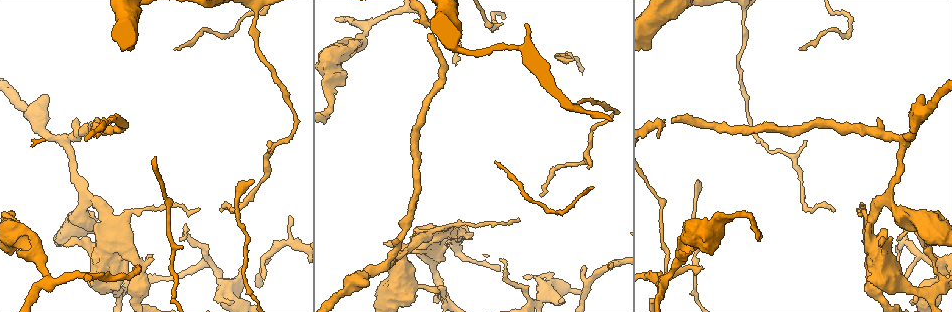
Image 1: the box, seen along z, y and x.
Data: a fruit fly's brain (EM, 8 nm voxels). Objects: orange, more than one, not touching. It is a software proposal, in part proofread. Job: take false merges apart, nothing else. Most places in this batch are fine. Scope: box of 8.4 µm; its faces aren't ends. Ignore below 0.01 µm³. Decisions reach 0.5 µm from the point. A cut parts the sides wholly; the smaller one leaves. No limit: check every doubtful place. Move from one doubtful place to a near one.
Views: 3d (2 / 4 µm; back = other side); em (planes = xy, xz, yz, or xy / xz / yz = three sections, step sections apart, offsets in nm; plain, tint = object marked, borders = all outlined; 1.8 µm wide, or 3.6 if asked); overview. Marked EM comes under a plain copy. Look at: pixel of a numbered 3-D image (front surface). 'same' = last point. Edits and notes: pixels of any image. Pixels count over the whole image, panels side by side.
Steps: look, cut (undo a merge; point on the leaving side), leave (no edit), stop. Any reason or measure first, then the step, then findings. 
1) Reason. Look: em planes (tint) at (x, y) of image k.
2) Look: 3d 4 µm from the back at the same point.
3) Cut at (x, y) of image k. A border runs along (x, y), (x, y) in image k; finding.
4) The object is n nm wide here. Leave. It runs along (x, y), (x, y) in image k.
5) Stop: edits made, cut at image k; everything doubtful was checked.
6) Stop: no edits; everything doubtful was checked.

Three arms meet. Look: 3d 4 µm from the back at (48, 277) of image 1.

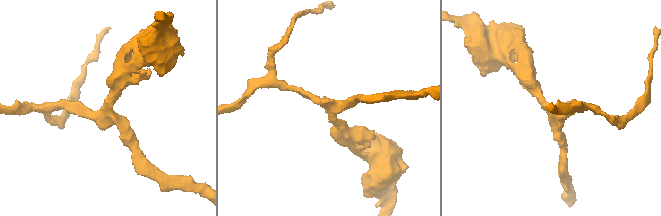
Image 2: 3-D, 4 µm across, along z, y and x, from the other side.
3 arms meet here. Look: em planes (borders) at (110, 110) of image 2.

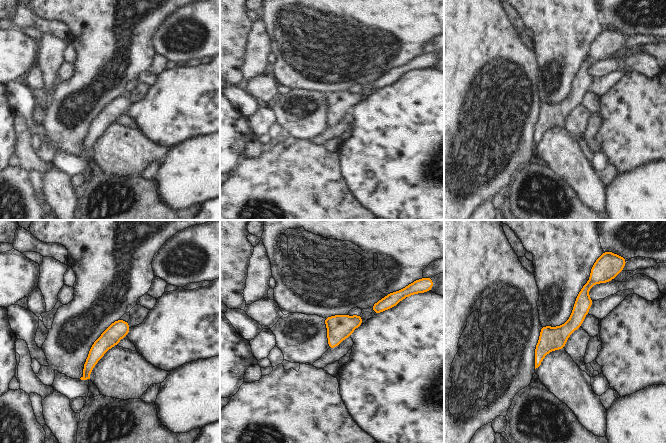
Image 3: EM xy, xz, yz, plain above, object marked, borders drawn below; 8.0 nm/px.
Leave. It runs along (590, 283), (577, 317), (537, 363) in image 3; all the same neuron.

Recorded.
Look: em 3.6 µm planes (tint) at (109, 237) of image 1.

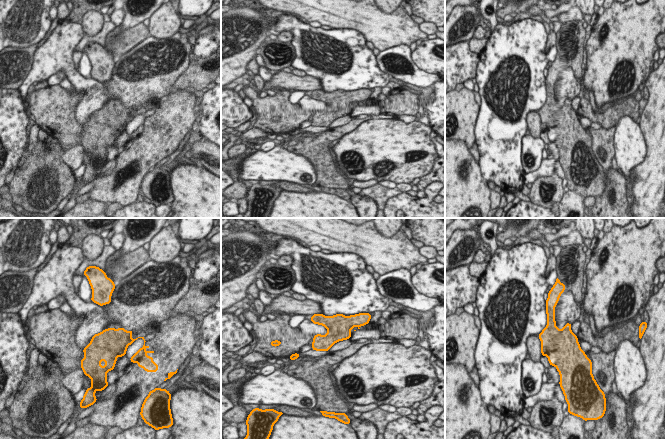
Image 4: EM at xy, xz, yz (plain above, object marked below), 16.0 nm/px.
Leave. Continuous, no second neuron.

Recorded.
Three-way junction. Look: em xz step 16 (tint) at (413, 246) of image 1.

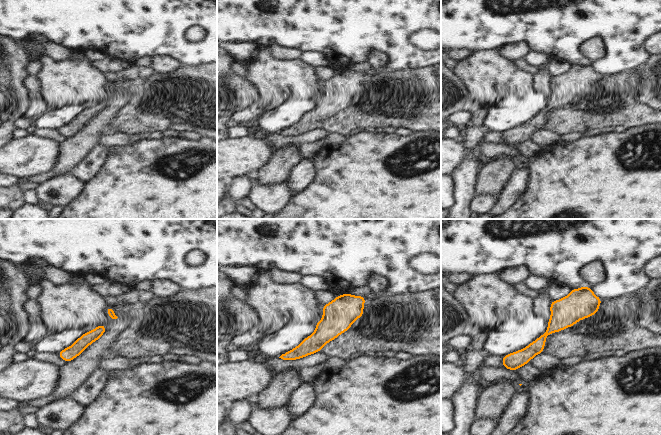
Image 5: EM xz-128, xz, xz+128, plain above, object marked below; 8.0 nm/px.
Cut it another way. Look: em planes (tint) at the same point.

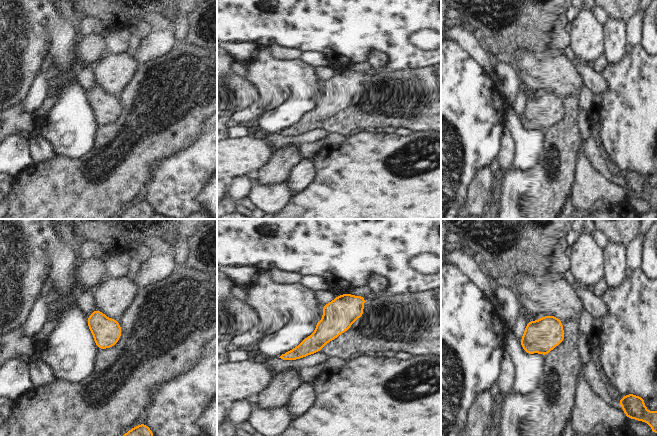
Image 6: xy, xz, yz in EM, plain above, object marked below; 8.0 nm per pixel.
Leave. It runs along (362, 299), (312, 344), (284, 356) in image 6; continuous, no second neuron.

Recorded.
Thick turns thin. Look: em planes (tint) at (388, 264) of image 1.

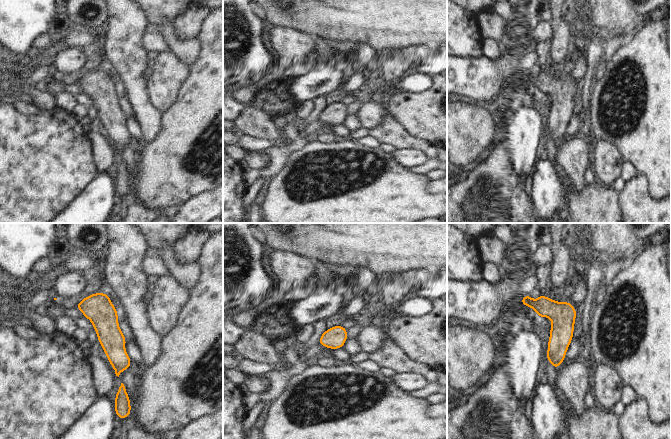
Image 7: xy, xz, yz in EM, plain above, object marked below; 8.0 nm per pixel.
Leave. It runs along (87, 299), (103, 315), (117, 371) in image 7; continuous, no second neuron.

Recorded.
Calibre changes. Look: em planes (tint) at (695, 202) of image 1.

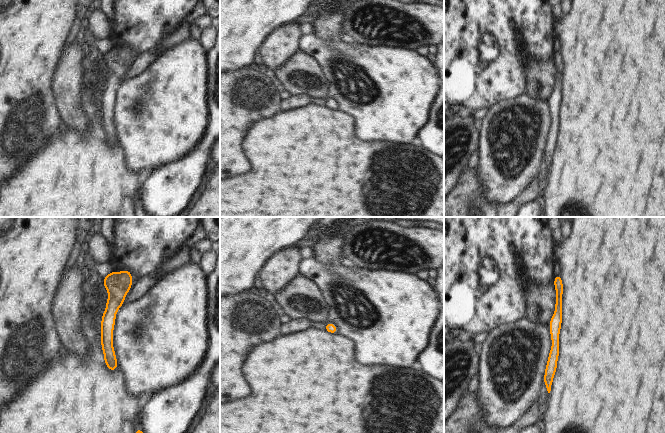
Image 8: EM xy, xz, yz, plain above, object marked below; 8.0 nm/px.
Leave. It runs along (558, 276), (555, 350), (548, 385) in image 8; continuous, no second neuron.

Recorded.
Thick turns thin. Look: em xy step 8 (tint) at (119, 295) of image 1.

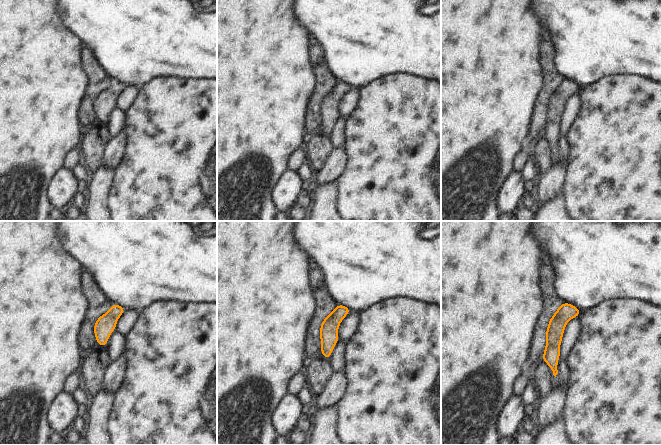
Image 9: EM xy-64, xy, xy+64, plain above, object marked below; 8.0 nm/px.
Look: em planes (tint) at the same point.

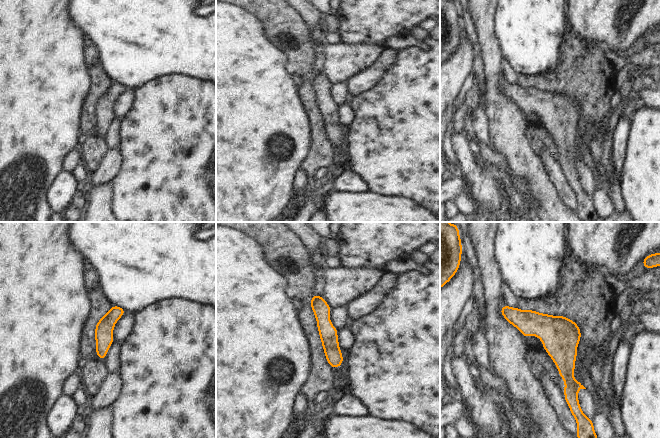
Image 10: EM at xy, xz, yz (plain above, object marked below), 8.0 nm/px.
Leave. One neuron here.

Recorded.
Stop: no edits; everything doubtful was checked.

